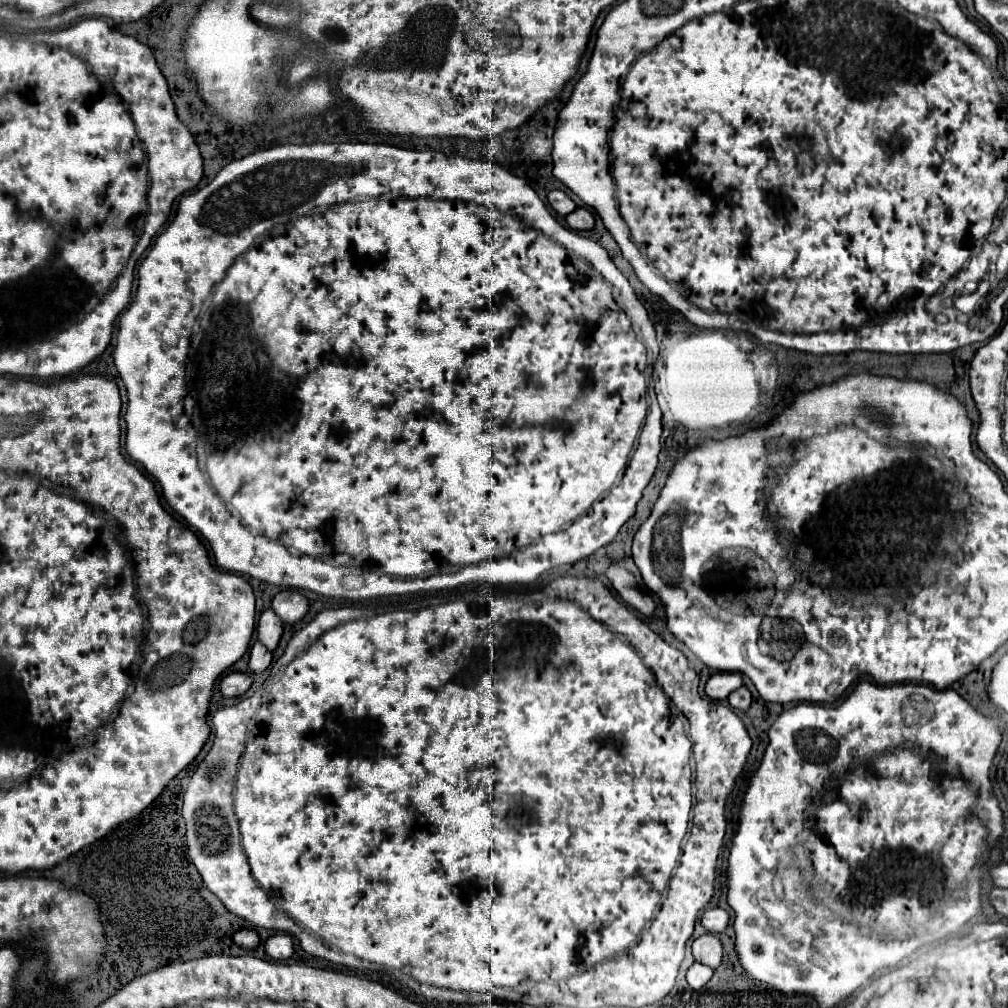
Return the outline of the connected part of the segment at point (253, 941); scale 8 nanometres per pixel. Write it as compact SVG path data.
M243 928L243 930L239 930L239 932L233 934L233 942L235 942L237 946L245 948L245 950L255 950L255 948L259 946L259 936L257 936L255 930Z

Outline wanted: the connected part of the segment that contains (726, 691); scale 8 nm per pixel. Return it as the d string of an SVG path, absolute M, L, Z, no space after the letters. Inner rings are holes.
M717 672L713 674L705 684L705 694L711 700L725 700L733 690L737 690L743 684L739 674L733 672Z

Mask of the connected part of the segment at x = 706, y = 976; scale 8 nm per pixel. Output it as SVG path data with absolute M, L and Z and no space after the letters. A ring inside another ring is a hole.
M693 962L693 966L687 972L687 982L689 982L691 988L699 990L699 988L703 988L711 980L711 976L713 976L713 970L709 966Z

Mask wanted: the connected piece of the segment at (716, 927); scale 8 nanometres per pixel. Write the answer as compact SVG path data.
M721 908L705 910L701 916L701 924L707 932L723 932L727 928L727 922L729 922L729 914Z

